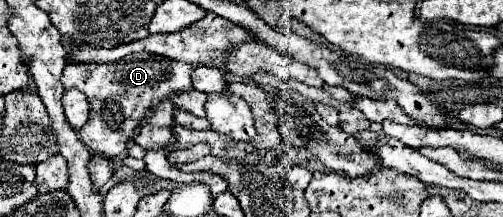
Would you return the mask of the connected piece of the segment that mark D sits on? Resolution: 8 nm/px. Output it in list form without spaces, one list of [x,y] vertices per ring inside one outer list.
[[[134,52],[118,62],[94,64],[94,62],[68,62],[62,74],[64,88],[78,88],[86,94],[90,104],[90,118],[80,130],[82,142],[98,154],[108,158],[126,152],[130,138],[136,134],[140,124],[150,114],[150,108],[168,100],[176,92],[192,90],[190,74],[196,66],[176,62],[170,58],[160,58],[150,52]]]

